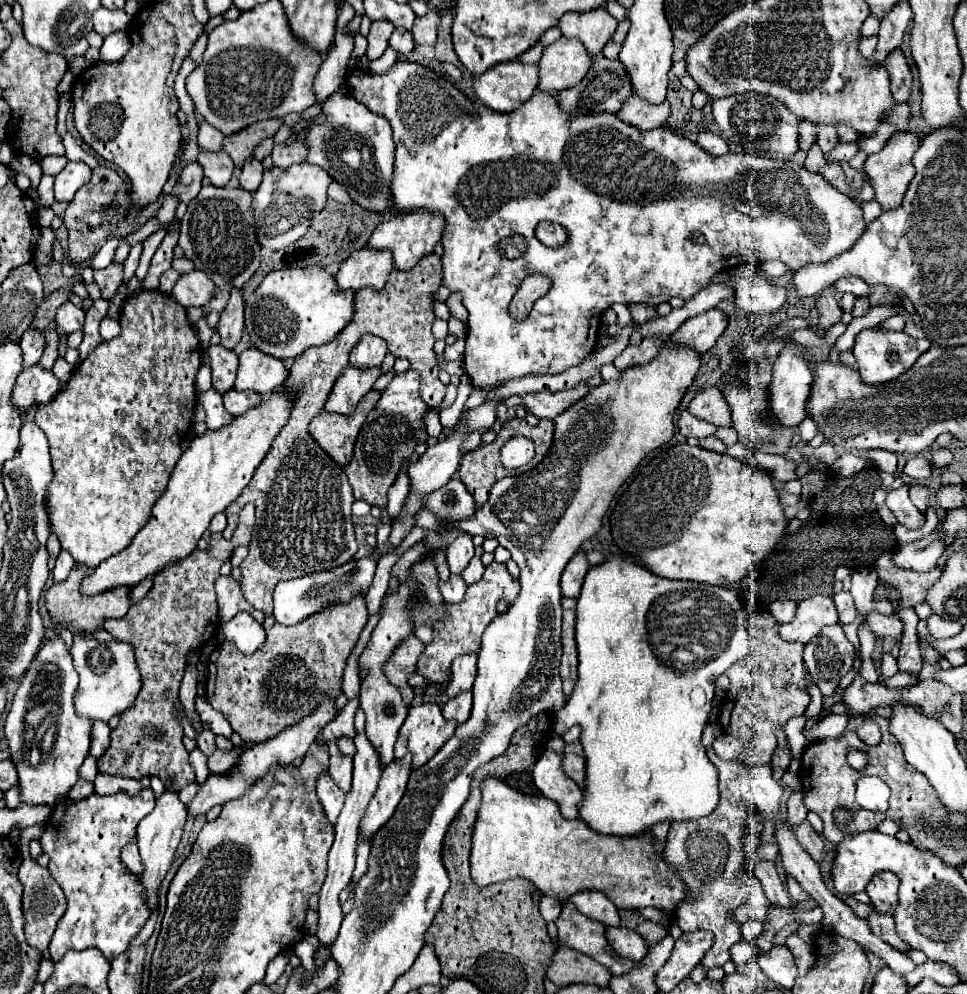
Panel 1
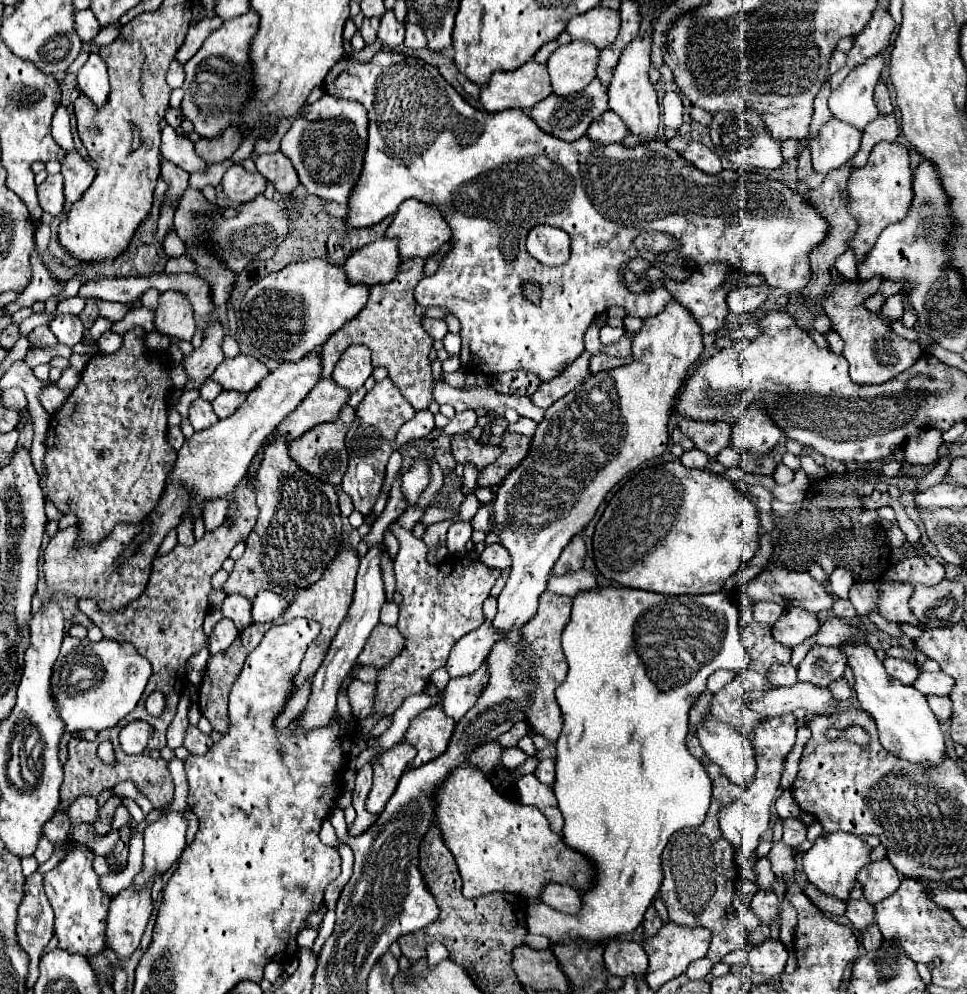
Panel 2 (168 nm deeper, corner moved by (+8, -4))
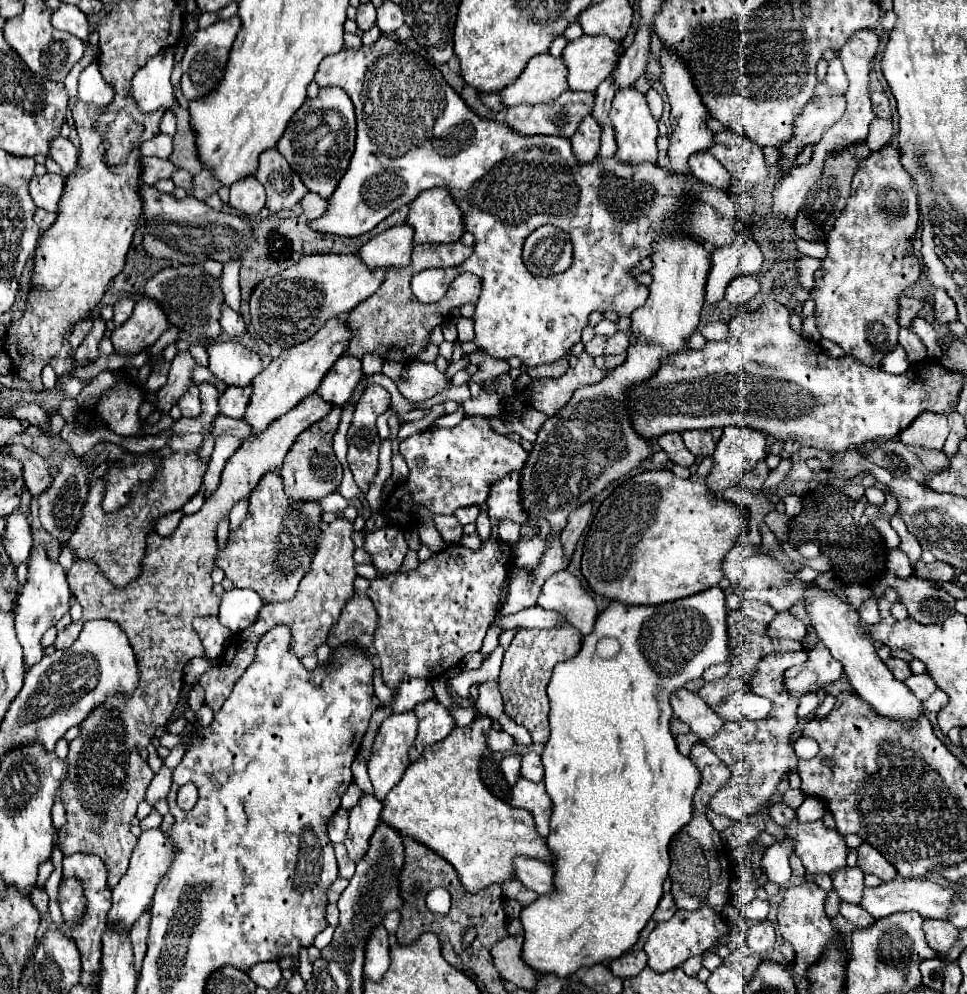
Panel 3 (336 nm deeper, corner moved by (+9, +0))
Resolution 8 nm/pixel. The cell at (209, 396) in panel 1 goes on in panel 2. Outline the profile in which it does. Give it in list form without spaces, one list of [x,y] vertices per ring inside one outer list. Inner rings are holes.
[[[195,399],[191,403],[191,409],[189,409],[189,421],[191,421],[195,431],[203,431],[203,429],[215,425],[219,421],[219,417],[213,413],[213,407],[209,401]]]

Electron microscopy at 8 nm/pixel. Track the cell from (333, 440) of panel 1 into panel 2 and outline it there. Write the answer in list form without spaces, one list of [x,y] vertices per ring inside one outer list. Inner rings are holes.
[[[347,407],[341,417],[337,421],[331,423],[323,423],[317,425],[315,429],[309,429],[307,433],[303,433],[301,437],[297,437],[289,449],[291,449],[291,457],[295,461],[299,461],[299,465],[303,465],[303,469],[307,469],[307,473],[319,477],[321,481],[331,481],[331,485],[339,485],[345,471],[347,471],[347,449],[345,449],[345,433],[351,427],[351,423],[355,421],[355,409]]]

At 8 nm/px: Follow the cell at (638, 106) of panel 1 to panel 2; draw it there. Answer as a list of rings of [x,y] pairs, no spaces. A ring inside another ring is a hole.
[[[605,111],[601,117],[597,117],[589,129],[587,129],[587,137],[591,137],[593,141],[603,141],[607,143],[621,143],[625,137],[629,135],[629,129],[625,125],[625,121],[619,119],[619,115],[615,115],[615,111]]]

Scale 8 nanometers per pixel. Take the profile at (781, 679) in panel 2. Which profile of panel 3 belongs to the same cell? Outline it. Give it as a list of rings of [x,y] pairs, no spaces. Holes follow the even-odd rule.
[[[806,651],[798,653],[770,653],[756,665],[756,671],[750,679],[750,691],[758,693],[772,701],[772,709],[766,719],[760,721],[732,721],[724,723],[722,729],[712,737],[702,741],[708,749],[718,753],[720,761],[730,769],[730,781],[718,789],[710,801],[710,809],[716,815],[726,815],[734,821],[758,813],[774,795],[774,789],[782,777],[796,769],[798,757],[792,749],[792,743],[802,735],[798,725],[798,699],[788,693],[784,687],[784,671],[792,665],[806,661]]]

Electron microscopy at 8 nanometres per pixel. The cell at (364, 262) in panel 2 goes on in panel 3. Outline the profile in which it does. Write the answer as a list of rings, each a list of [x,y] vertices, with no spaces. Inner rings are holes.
[[[396,225],[386,229],[384,233],[372,237],[360,249],[362,261],[370,269],[378,267],[406,267],[412,257],[414,229],[410,225]]]

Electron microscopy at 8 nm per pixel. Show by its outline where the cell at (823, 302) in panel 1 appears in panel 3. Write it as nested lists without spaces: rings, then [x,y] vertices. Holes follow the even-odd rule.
[[[860,141],[860,143],[854,143],[854,145],[848,145],[846,149],[840,149],[838,153],[830,153],[826,159],[824,159],[824,169],[822,169],[822,175],[820,179],[812,185],[810,193],[806,195],[806,201],[802,203],[802,209],[796,217],[796,235],[802,237],[802,239],[818,239],[822,241],[824,239],[824,225],[816,225],[816,223],[834,223],[840,213],[844,211],[846,207],[846,199],[850,197],[850,183],[852,183],[852,177],[858,169],[858,163],[862,159],[866,159],[872,151],[868,149],[866,141]]]

